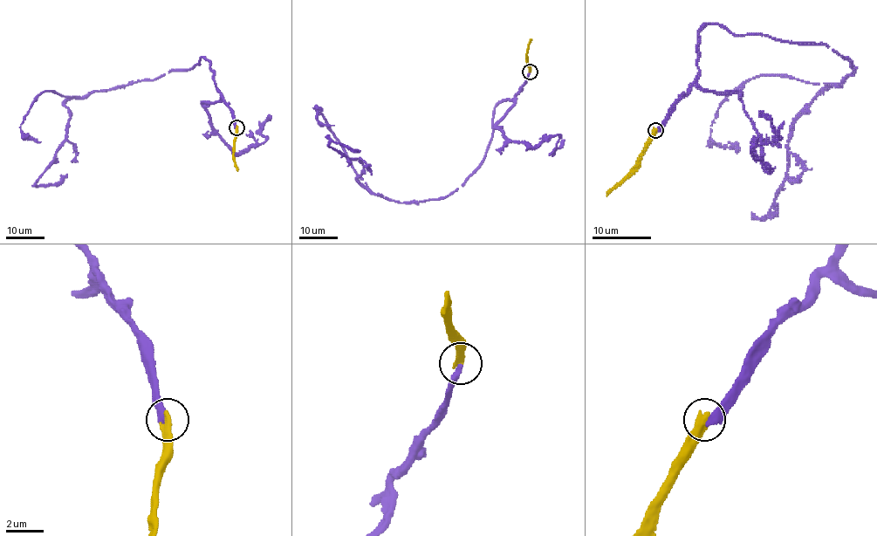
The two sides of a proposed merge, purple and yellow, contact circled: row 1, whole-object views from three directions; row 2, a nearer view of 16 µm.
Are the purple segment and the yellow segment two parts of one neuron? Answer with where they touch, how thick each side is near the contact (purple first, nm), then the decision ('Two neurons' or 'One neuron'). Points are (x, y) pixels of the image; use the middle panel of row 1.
Place: (530, 72). Thickness 420 nm (purple) against 460 nm. Two neurons

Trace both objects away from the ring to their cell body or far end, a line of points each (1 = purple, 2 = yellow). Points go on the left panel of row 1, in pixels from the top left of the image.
1: (236, 128), (202, 58), (188, 69), (71, 97), (65, 140), (36, 184), (54, 185), (67, 174)
2: (236, 127), (233, 152), (237, 171)

